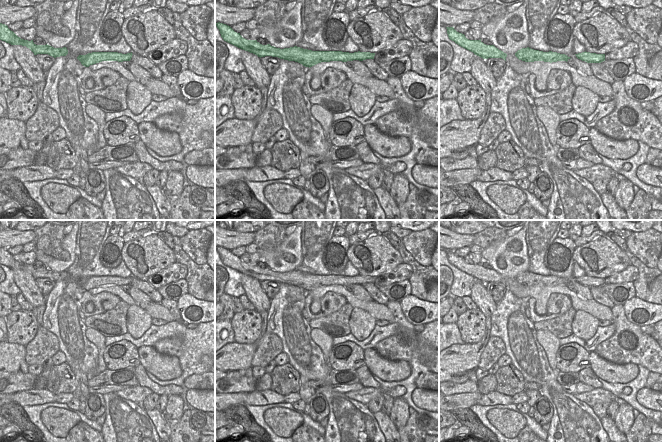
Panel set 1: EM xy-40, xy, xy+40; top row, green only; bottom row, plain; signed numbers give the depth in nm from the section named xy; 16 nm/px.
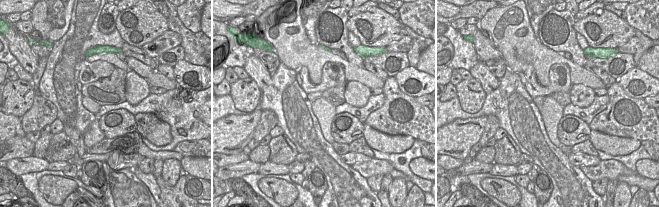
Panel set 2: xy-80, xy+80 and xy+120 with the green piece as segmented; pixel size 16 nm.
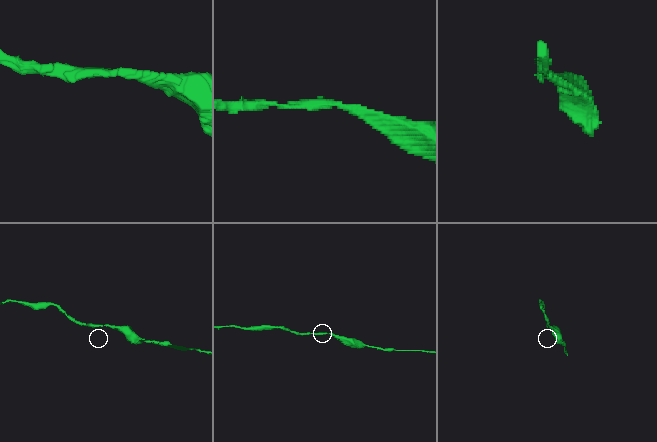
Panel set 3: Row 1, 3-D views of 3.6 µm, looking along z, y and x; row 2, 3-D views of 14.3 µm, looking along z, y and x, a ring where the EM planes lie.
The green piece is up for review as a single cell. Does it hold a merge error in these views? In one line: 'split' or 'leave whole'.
leave whole

